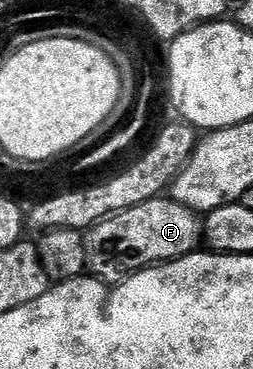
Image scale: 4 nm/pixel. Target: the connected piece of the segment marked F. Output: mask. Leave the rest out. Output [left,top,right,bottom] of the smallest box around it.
[87,196,204,284]

